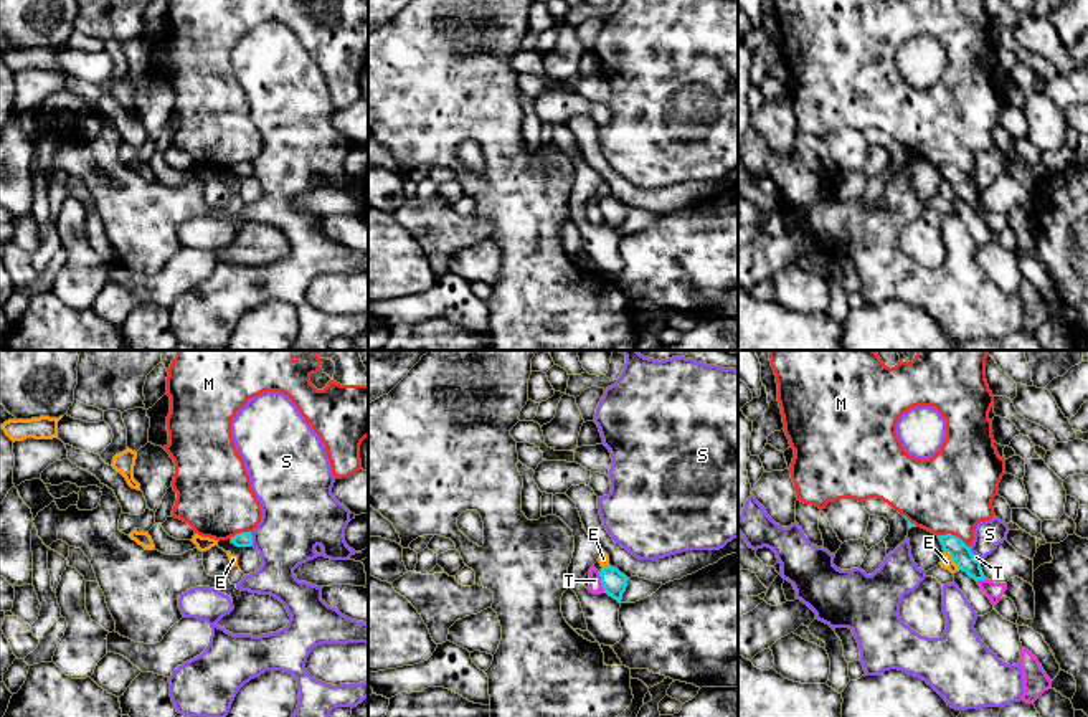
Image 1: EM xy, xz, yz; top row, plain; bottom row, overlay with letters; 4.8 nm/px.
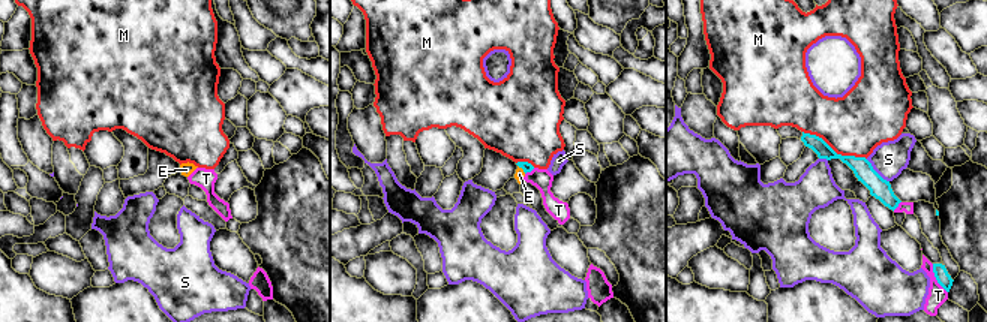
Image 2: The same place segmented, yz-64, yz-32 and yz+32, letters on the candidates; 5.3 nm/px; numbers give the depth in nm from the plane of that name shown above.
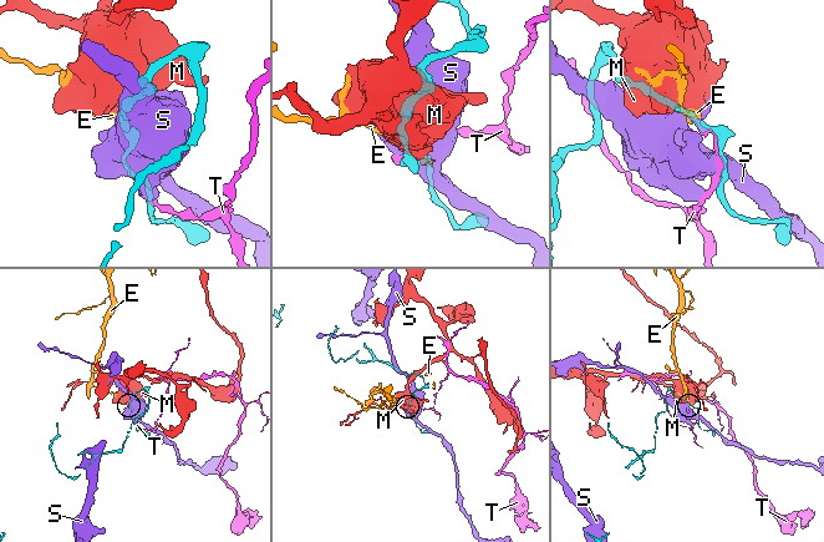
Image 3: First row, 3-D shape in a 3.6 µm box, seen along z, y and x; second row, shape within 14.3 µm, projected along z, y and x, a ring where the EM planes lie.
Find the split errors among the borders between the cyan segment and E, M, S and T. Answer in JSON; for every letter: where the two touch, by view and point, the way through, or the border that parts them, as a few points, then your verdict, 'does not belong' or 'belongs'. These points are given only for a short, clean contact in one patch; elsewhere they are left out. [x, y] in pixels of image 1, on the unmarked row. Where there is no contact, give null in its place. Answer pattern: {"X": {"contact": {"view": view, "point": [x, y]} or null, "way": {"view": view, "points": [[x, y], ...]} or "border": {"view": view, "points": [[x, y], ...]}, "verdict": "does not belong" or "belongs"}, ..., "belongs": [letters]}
{"E": {"contact": {"view": "yz", "point": [953, 189]}, "border": {"view": "yz", "points": [[945, 180], [960, 199]]}, "verdict": "does not belong"}, "M": {"contact": {"view": "yz", "point": [955, 166]}, "verdict": "does not belong"}, "S": {"contact": {"view": "xy", "point": [251, 169]}, "verdict": "does not belong"}, "T": {"contact": {"view": "xz", "point": [601, 212]}, "verdict": "does not belong"}, "belongs": []}

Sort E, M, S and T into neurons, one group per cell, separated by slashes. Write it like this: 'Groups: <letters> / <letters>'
Groups: E / M / S / T

